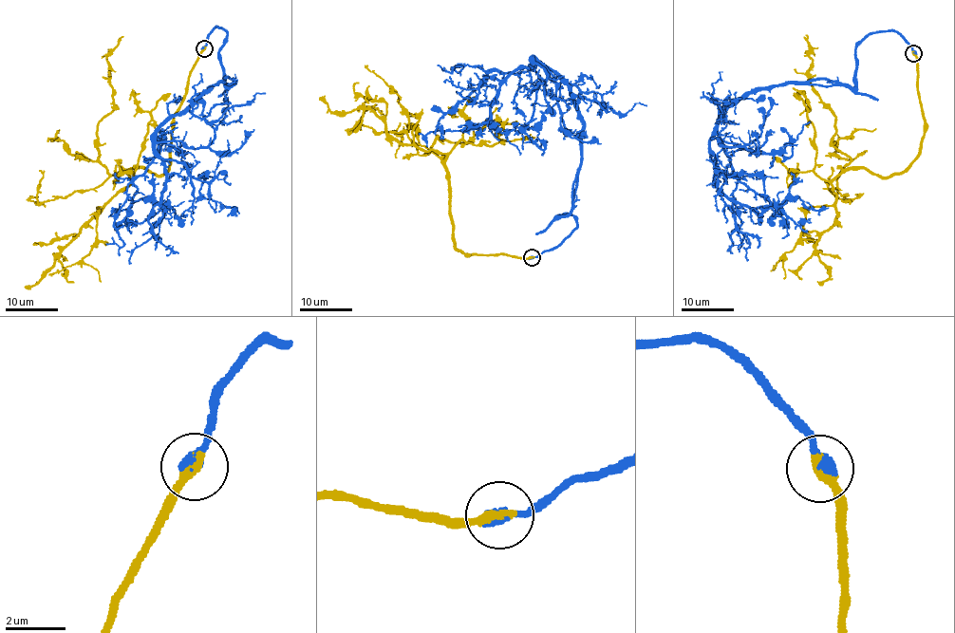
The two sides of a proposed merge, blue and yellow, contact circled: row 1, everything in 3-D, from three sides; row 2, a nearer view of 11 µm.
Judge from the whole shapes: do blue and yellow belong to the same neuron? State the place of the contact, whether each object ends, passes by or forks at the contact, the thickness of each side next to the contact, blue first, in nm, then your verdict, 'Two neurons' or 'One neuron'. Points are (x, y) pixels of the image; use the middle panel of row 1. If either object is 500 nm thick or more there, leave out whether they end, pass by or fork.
Place: (532, 257). At the ring blue ends. At the ring yellow ends. Thickness 440 nm (blue) against 400 nm. One neuron

